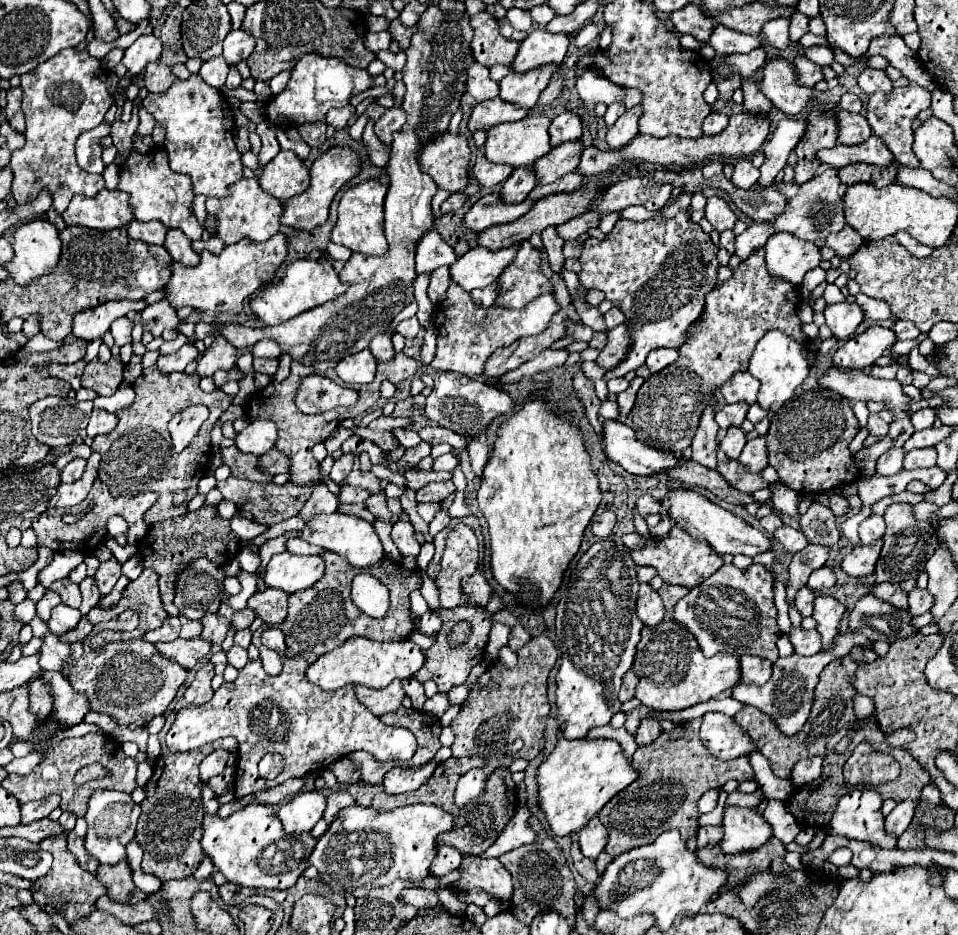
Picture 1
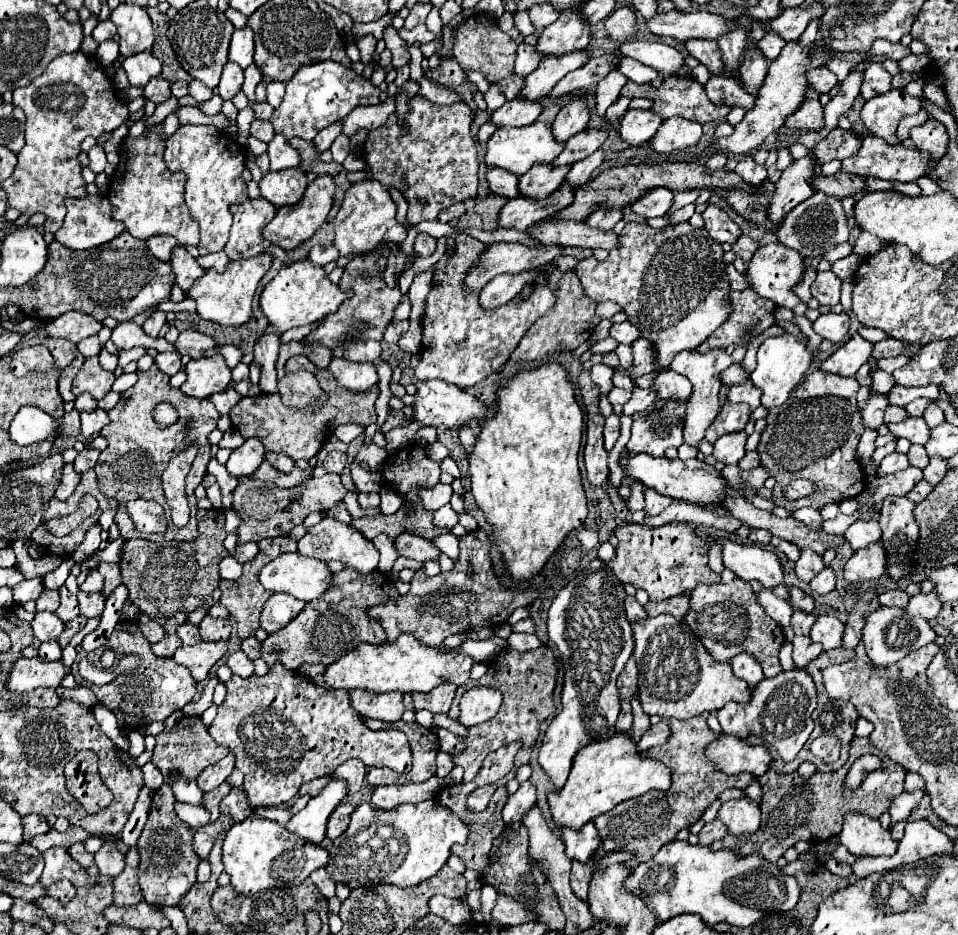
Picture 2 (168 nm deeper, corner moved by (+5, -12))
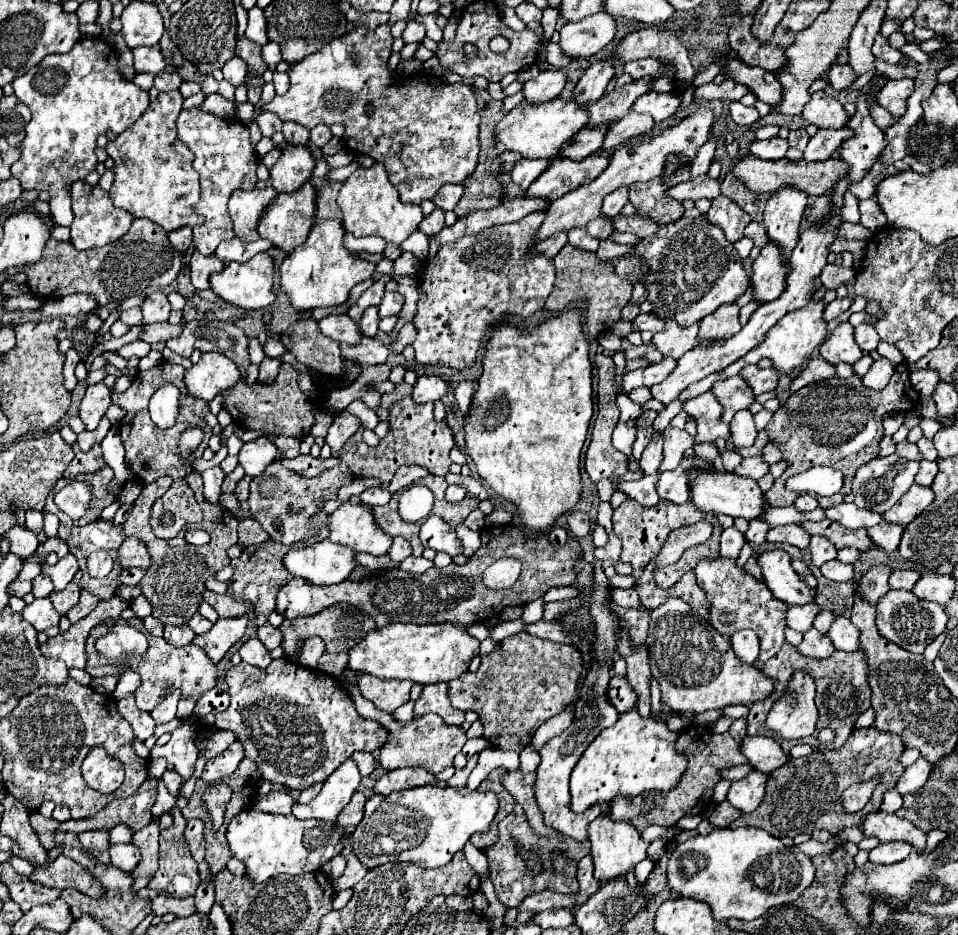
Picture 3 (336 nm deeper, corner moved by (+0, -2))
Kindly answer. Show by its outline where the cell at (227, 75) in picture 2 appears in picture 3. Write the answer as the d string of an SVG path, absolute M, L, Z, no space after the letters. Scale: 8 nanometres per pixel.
M233 56L233 58L221 68L221 72L223 72L223 78L225 78L227 82L231 82L233 86L241 86L241 84L245 84L247 66L245 66L243 60L239 60L237 56Z

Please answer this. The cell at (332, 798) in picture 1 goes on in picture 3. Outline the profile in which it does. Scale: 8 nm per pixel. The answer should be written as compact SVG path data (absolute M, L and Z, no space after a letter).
M355 792L353 798L351 798L351 802L349 802L349 804L341 810L341 814L337 816L337 824L339 824L339 826L345 826L345 828L357 826L357 824L363 820L365 802L367 802L365 794L363 794L363 792Z

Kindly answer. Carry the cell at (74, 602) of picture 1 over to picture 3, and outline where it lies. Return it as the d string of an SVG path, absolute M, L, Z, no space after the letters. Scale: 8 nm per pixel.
M69 582L65 586L65 590L59 590L59 592L51 592L49 594L49 600L53 604L53 608L59 612L59 614L67 614L69 608L73 608L77 602L79 602L79 586L75 582Z

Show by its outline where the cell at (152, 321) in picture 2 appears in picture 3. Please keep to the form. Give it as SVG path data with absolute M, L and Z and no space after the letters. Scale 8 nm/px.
M151 292L141 308L143 308L143 324L165 322L171 312L171 304L163 292Z

